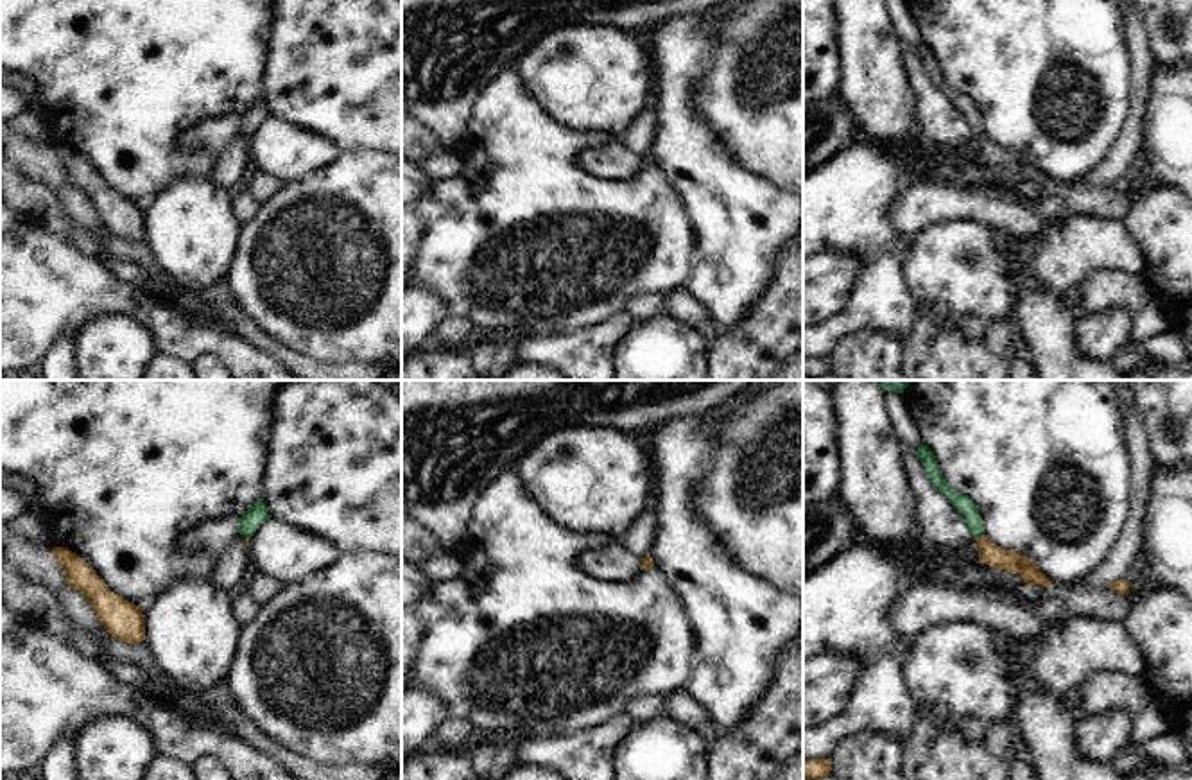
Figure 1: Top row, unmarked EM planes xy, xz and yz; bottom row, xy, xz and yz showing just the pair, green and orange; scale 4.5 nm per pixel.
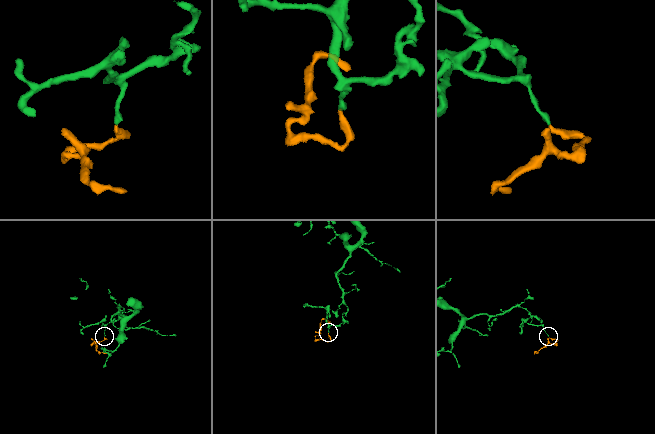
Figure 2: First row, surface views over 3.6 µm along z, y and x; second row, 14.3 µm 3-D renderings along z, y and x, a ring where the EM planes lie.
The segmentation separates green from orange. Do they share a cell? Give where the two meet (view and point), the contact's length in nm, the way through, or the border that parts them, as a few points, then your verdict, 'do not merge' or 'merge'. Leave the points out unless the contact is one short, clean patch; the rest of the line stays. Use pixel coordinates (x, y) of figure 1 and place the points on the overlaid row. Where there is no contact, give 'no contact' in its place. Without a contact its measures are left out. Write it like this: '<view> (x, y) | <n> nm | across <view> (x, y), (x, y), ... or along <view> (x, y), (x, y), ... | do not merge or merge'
yz (979, 535) | 40 nm | across yz (965, 504), (979, 535), (990, 553) | merge

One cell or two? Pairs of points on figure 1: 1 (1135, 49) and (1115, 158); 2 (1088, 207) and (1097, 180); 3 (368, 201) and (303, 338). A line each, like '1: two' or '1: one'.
1: one
2: two
3: one

